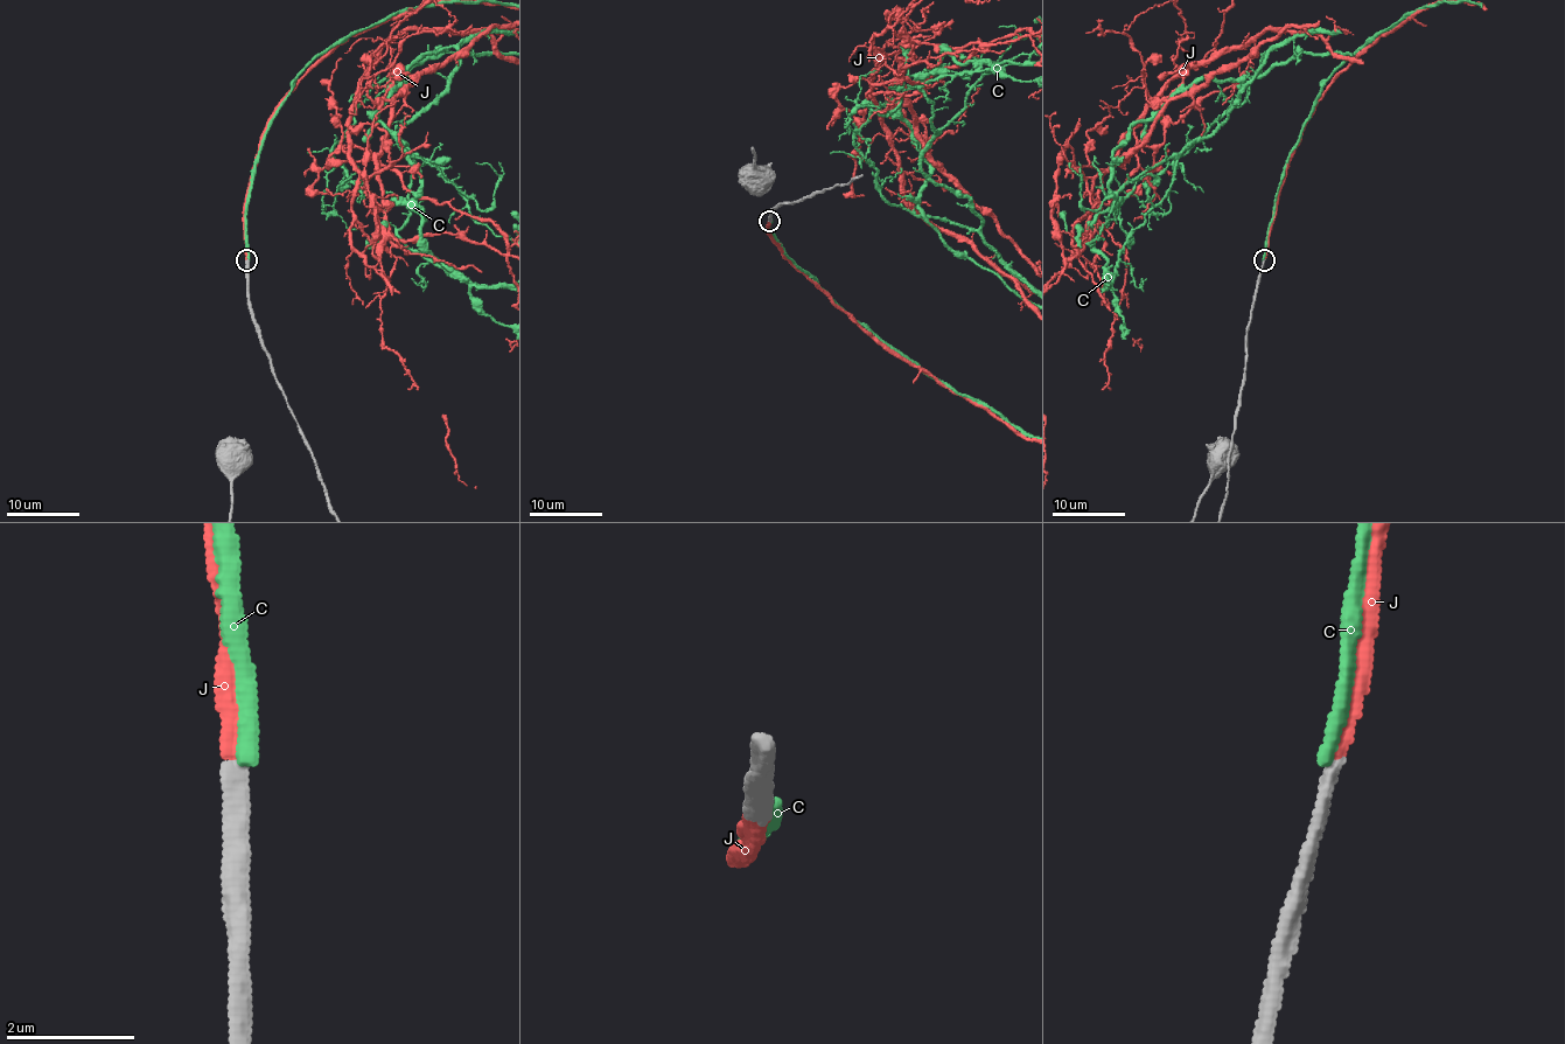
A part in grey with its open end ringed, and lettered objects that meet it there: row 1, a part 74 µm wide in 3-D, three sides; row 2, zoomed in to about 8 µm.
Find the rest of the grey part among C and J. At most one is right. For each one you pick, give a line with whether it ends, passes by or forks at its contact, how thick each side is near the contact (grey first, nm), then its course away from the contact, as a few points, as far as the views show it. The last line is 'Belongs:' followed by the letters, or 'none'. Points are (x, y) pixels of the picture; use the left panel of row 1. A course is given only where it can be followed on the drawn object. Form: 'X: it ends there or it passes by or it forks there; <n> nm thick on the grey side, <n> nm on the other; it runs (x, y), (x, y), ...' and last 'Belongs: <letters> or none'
J: it ends there; 260 nm thick on the grey side, 280 nm on the other
Belongs: J

